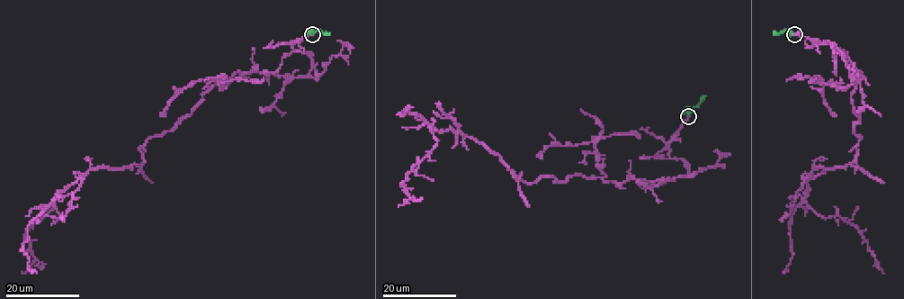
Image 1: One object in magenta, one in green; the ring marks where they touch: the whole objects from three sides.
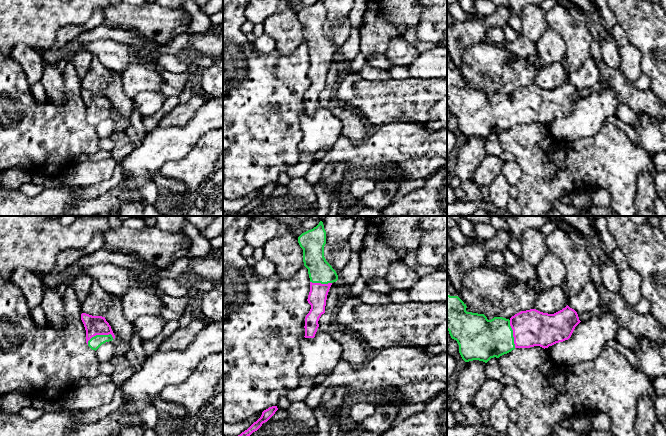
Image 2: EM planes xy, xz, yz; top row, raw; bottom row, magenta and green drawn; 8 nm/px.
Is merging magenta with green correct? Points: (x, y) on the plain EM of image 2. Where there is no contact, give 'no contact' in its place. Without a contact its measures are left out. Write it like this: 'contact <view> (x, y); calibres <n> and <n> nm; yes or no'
contact xy (99, 110); calibres 160 and 100 nm; yes

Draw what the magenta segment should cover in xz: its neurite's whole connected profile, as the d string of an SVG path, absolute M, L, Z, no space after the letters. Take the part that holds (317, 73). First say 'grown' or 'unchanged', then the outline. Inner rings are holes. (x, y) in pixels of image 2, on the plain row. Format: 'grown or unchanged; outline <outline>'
grown; outline M323 0L302 9L298 13L298 19L303 25L303 38L310 54L307 77L311 85L305 93L304 113L314 114L319 103L319 94L325 89L329 65L338 56L338 51L324 33L326 7Z

